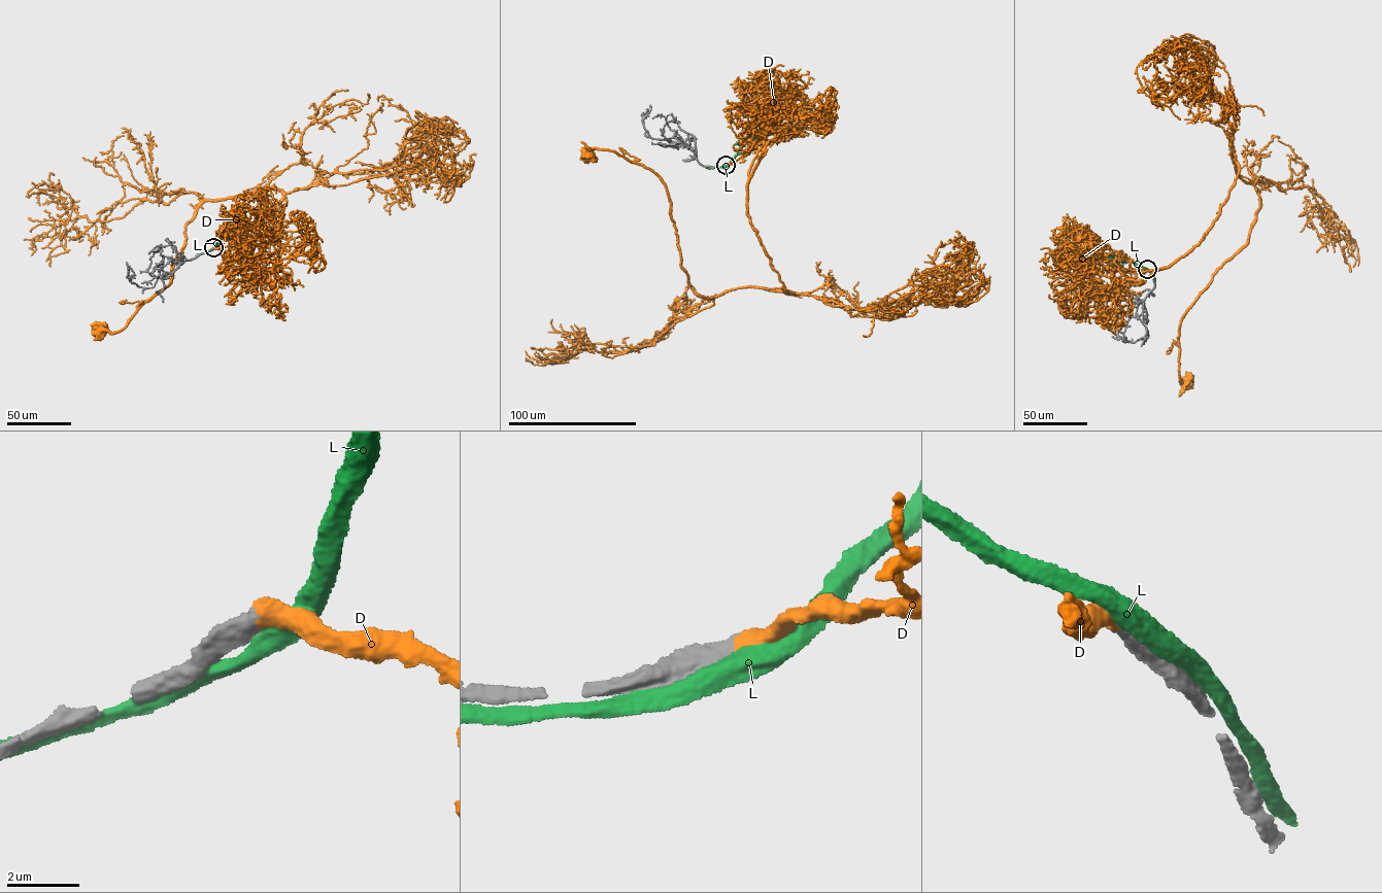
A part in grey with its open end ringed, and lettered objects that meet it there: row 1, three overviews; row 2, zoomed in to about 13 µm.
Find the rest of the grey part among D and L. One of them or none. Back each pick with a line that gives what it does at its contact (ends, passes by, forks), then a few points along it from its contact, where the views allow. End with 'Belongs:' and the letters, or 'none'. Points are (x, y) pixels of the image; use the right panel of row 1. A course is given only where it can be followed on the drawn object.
D: It ends there. Its course: (1147, 269), (1122, 271), (1141, 280), (1200, 243), (1235, 152), (1260, 205), (1184, 314), (1184, 382)
Belongs: D

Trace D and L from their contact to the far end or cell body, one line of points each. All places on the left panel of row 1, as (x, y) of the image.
D: (213, 247), (263, 276), (248, 266), (282, 194), (201, 203), (168, 286), (98, 330)
L: (213, 248), (218, 234), (233, 232), (238, 229), (237, 225), (233, 226), (230, 238)

